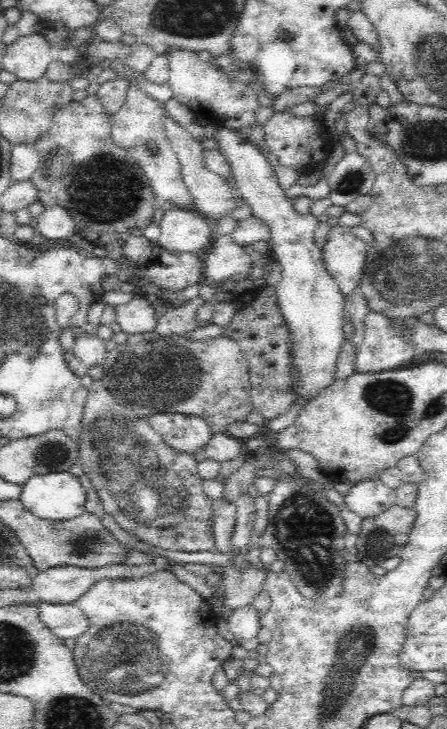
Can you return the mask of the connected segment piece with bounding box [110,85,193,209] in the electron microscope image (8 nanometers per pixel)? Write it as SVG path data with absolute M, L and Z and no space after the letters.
M129 86L126 101L110 117L110 133L115 146L129 153L146 176L150 189L158 201L168 201L176 207L192 209L193 199L185 186L181 165L166 135L164 126L165 104L153 100L140 87Z

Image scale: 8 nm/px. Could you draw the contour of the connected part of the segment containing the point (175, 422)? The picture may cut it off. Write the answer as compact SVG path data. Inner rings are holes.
M179 412L151 414L151 427L164 442L178 452L193 454L203 449L213 435L207 420Z

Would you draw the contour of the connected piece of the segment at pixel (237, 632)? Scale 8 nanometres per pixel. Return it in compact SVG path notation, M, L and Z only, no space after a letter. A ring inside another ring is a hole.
M252 604L228 612L226 618L234 642L247 651L256 651L260 644L258 632L262 626L260 625L259 614Z

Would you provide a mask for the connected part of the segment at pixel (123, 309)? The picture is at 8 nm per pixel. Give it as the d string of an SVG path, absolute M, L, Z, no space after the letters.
M144 290L125 305L116 305L116 321L128 335L141 335L154 330L157 318L154 307L144 298Z

